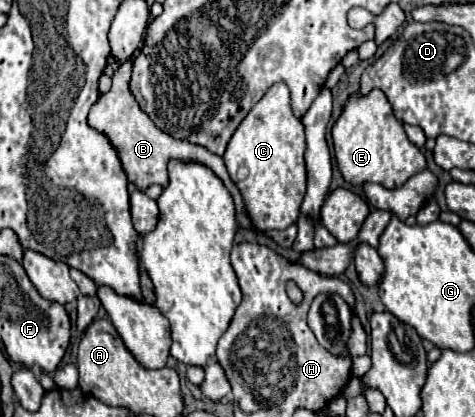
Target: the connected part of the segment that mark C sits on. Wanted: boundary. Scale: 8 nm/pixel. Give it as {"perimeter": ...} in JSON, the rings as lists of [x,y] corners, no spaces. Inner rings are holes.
{"perimeter":[[[275,83],[241,121],[241,125],[237,127],[227,145],[227,151],[223,153],[229,177],[243,195],[245,213],[249,215],[257,231],[263,233],[273,229],[279,231],[287,229],[297,221],[307,183],[303,153],[305,153],[303,123],[291,111],[287,85]],[[239,167],[249,169],[247,179],[237,179]]]}

